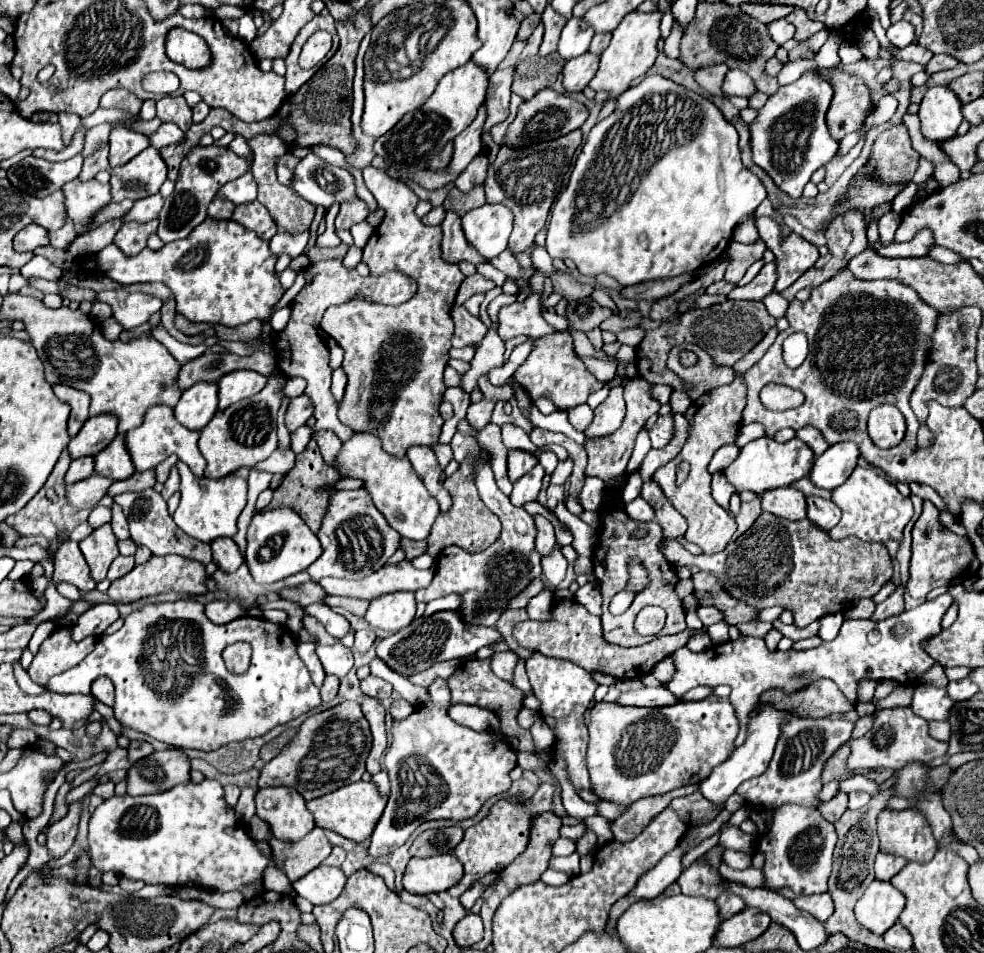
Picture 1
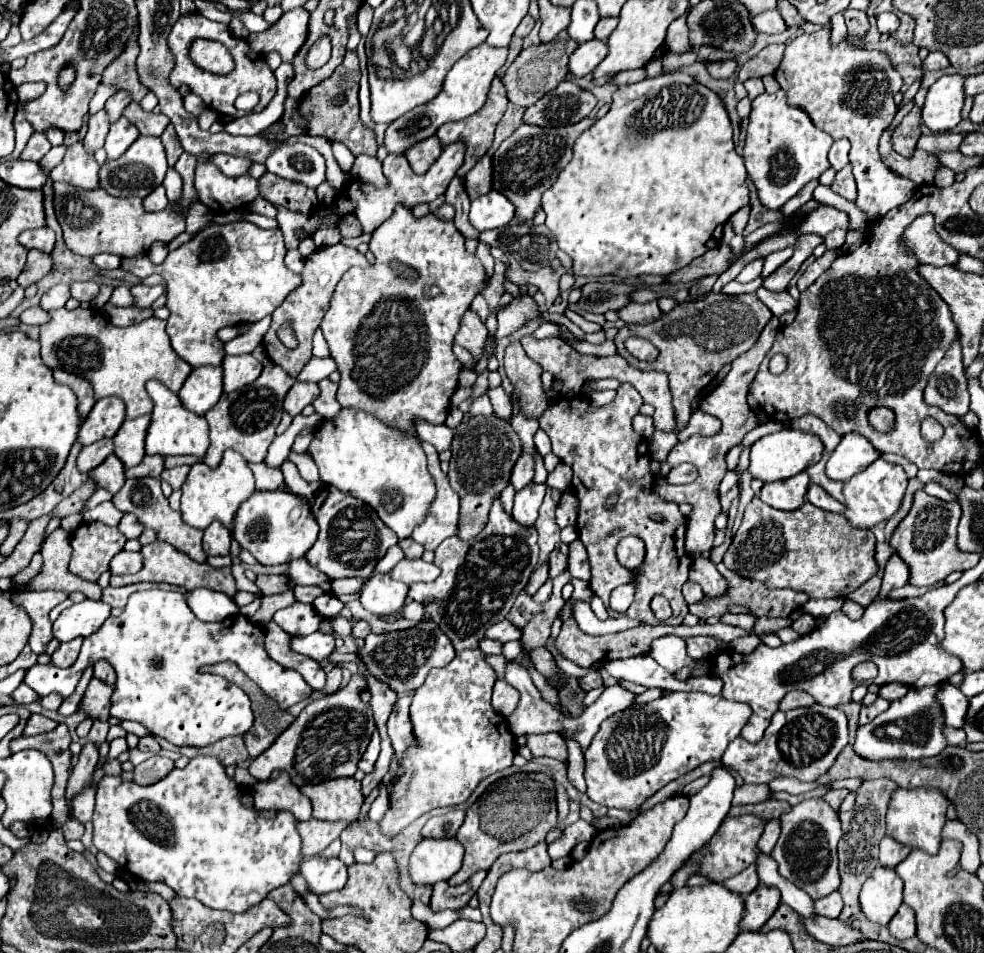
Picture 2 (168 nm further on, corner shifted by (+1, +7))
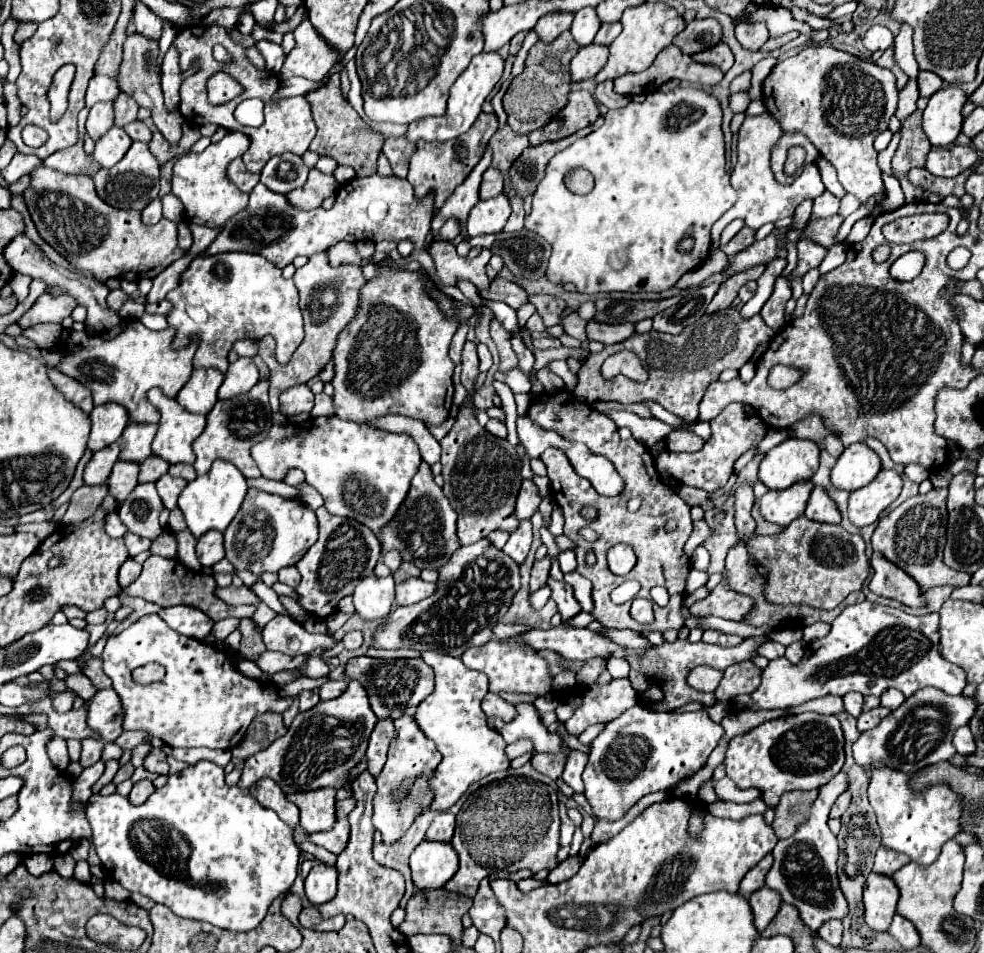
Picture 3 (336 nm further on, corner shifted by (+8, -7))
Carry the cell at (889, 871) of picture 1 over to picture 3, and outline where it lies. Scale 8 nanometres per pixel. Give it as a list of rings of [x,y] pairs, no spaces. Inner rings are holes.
[[[879,847],[877,855],[875,855],[875,871],[883,873],[883,875],[893,875],[897,869],[901,869],[909,861],[911,859],[903,853],[897,853],[887,847]]]

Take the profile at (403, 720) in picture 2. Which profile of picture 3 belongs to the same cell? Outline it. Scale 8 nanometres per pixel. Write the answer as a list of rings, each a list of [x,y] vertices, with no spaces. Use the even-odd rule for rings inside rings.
[[[403,715],[395,721],[395,739],[387,753],[387,763],[383,771],[375,777],[377,793],[373,797],[373,825],[381,833],[383,841],[393,845],[405,835],[413,821],[423,813],[425,803],[429,803],[429,775],[441,763],[441,753],[435,743],[425,737],[411,715]]]

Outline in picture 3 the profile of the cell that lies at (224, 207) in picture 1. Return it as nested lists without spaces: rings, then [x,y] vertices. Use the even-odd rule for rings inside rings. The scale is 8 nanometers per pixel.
[[[179,223],[179,247],[189,251],[189,247],[193,245],[193,237],[191,237],[191,231],[185,223]]]

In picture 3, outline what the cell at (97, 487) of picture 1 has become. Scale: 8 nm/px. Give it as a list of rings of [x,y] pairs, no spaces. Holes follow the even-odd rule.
[[[117,461],[109,477],[109,495],[115,497],[117,501],[125,501],[127,495],[137,487],[137,473],[139,463]]]

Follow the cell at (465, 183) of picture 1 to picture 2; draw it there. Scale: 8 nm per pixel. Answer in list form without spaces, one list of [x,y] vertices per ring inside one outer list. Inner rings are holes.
[[[496,77],[488,91],[488,99],[478,113],[474,113],[464,121],[446,123],[438,129],[436,137],[442,141],[442,145],[450,145],[458,139],[464,139],[468,145],[464,165],[458,169],[458,177],[464,177],[464,173],[468,173],[476,165],[476,161],[480,161],[480,157],[488,153],[494,139],[496,123],[502,119],[506,107],[508,107],[508,97],[504,83],[500,77]]]

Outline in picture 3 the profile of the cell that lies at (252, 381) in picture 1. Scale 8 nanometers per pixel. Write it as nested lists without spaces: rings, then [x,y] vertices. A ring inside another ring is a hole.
[[[239,357],[229,365],[225,373],[225,381],[219,387],[219,399],[231,399],[249,391],[259,381],[259,369],[251,357]]]

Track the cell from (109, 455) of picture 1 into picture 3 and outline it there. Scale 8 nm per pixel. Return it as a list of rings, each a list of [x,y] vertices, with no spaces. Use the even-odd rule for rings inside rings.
[[[129,423],[119,437],[121,443],[121,455],[119,459],[123,461],[135,461],[143,463],[151,455],[151,441],[153,435],[157,433],[155,423]]]

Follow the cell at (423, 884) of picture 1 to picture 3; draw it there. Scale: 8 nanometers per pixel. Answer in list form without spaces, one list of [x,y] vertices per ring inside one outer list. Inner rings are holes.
[[[423,841],[411,853],[409,865],[419,889],[439,889],[457,873],[459,861],[451,843]]]

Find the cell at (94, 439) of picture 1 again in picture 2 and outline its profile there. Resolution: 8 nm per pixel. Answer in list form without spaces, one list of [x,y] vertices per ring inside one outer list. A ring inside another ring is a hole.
[[[108,397],[96,401],[90,415],[80,427],[78,443],[92,445],[100,439],[112,439],[120,425],[124,423],[124,403],[118,397]]]

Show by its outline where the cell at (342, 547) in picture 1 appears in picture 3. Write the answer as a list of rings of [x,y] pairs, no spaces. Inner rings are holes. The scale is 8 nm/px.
[[[319,507],[315,513],[319,519],[319,539],[295,565],[301,573],[301,583],[295,587],[295,593],[299,595],[297,603],[307,613],[327,619],[337,609],[337,603],[351,595],[361,579],[373,573],[373,567],[381,557],[381,543],[369,527],[353,519],[333,517],[325,507]]]

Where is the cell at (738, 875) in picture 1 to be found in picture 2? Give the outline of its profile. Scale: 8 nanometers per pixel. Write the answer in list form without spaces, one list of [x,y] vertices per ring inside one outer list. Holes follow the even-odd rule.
[[[834,891],[828,897],[816,899],[814,901],[814,909],[816,909],[816,913],[820,913],[824,917],[832,917],[832,919],[838,917],[840,911],[842,911],[842,897],[840,897],[840,893]]]

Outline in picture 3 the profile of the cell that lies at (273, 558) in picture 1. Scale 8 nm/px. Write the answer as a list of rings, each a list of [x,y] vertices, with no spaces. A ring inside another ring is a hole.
[[[249,489],[245,501],[229,527],[225,529],[225,557],[231,561],[235,571],[249,569],[257,575],[271,571],[277,573],[283,567],[295,565],[307,549],[317,541],[317,517],[315,511],[297,499],[285,499],[281,495]],[[293,509],[301,509],[301,517],[291,517]]]

